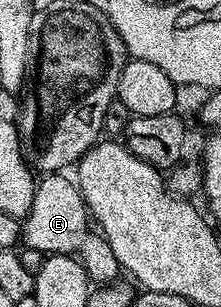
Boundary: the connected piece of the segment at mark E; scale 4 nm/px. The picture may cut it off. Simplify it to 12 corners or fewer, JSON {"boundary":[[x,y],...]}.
{"boundary":[[46,174],[21,225],[39,255],[78,257],[112,280],[109,243],[90,223],[78,184]]}

